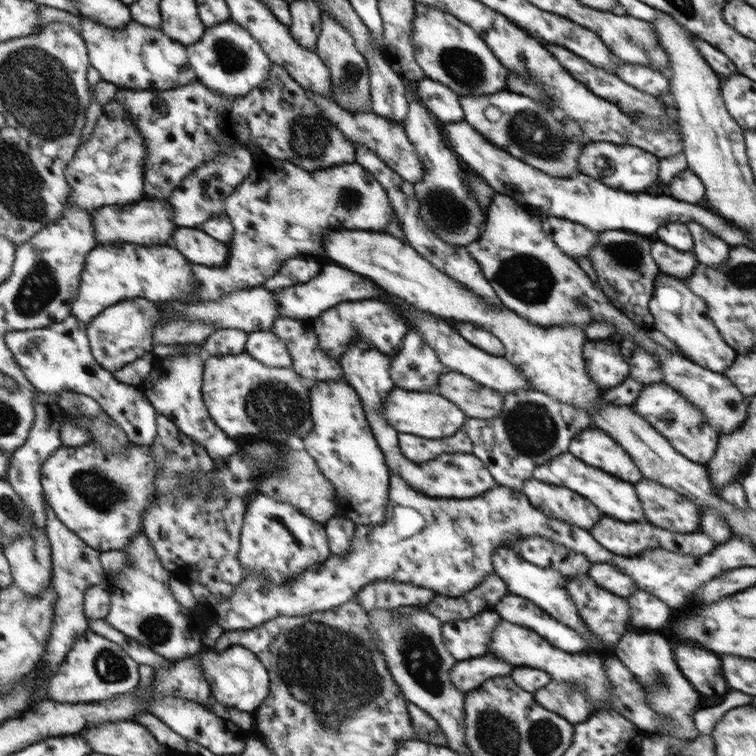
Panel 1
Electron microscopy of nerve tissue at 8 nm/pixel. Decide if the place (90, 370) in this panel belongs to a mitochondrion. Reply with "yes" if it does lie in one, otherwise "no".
no

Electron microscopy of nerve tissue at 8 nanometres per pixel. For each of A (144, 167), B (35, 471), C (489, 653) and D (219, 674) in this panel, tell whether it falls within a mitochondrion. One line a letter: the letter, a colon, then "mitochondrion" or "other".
A: other
B: other
C: other
D: other

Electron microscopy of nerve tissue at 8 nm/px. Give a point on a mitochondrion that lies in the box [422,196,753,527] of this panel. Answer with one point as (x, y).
(530, 429)

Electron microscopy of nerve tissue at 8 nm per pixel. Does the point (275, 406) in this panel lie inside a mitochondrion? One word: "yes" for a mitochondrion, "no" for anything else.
yes

